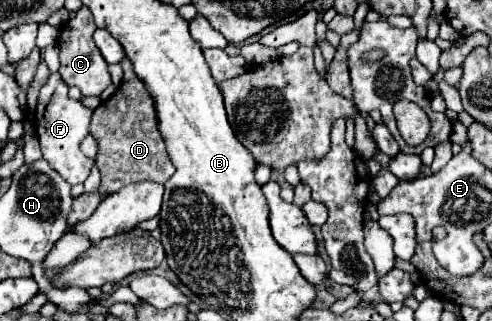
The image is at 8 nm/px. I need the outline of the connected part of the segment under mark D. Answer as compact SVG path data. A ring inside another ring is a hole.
M124 58L120 64L124 70L124 80L122 80L120 88L116 90L116 94L110 100L102 102L94 110L92 120L90 120L90 134L98 142L96 166L102 174L102 184L100 184L98 192L80 194L72 202L72 214L68 214L70 226L80 220L86 220L96 210L96 206L100 204L102 192L112 194L112 192L120 190L122 186L140 182L140 180L152 180L152 182L164 184L174 174L174 166L168 158L166 144L158 132L158 120L156 120L156 110L154 110L152 98L146 92L142 80L138 80L136 74L132 74L130 60Z

